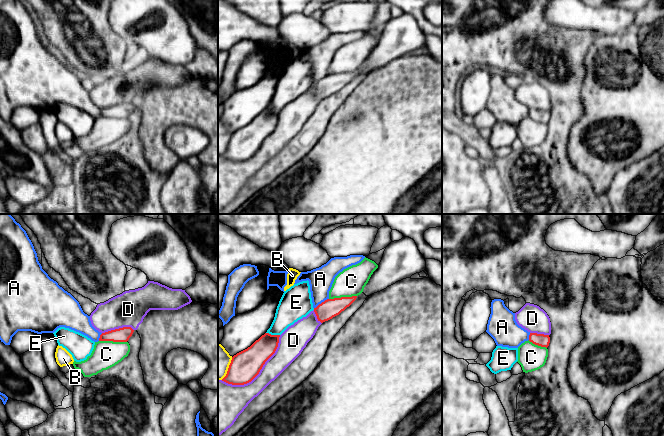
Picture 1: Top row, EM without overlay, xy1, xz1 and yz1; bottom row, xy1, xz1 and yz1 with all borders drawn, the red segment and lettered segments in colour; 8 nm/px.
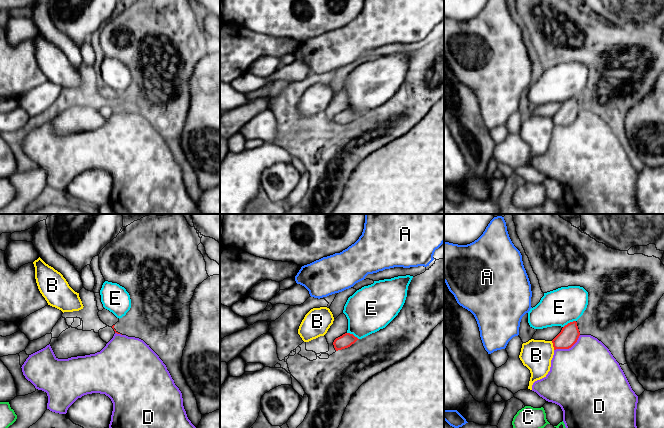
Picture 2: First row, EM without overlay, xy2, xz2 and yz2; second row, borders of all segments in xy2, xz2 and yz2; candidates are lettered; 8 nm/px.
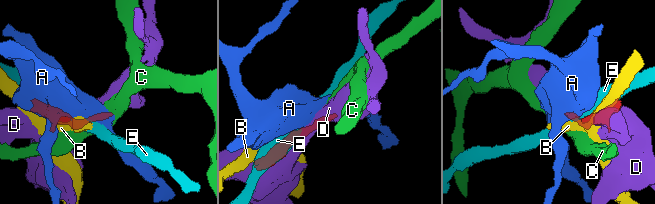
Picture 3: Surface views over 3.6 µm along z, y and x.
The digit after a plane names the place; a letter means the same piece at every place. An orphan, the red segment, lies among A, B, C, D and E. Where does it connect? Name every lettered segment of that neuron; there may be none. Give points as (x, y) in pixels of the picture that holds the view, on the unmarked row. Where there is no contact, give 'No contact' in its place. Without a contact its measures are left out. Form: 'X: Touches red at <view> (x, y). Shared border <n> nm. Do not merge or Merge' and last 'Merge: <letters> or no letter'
A: Touches red at xz1 (322, 78). Shared border 150 nm. Do not merge
B: Touches red at yz2 (553, 121). Shared border 80 nm. Do not merge
C: Touches red at xy1 (113, 117). Shared border 220 nm. Do not merge
D: Touches red at xz1 (258, 149). Shared border 600 nm. Do not merge
E: Touches red at xz1 (273, 111). Shared border 110 nm. Do not merge
Merge: no letter

